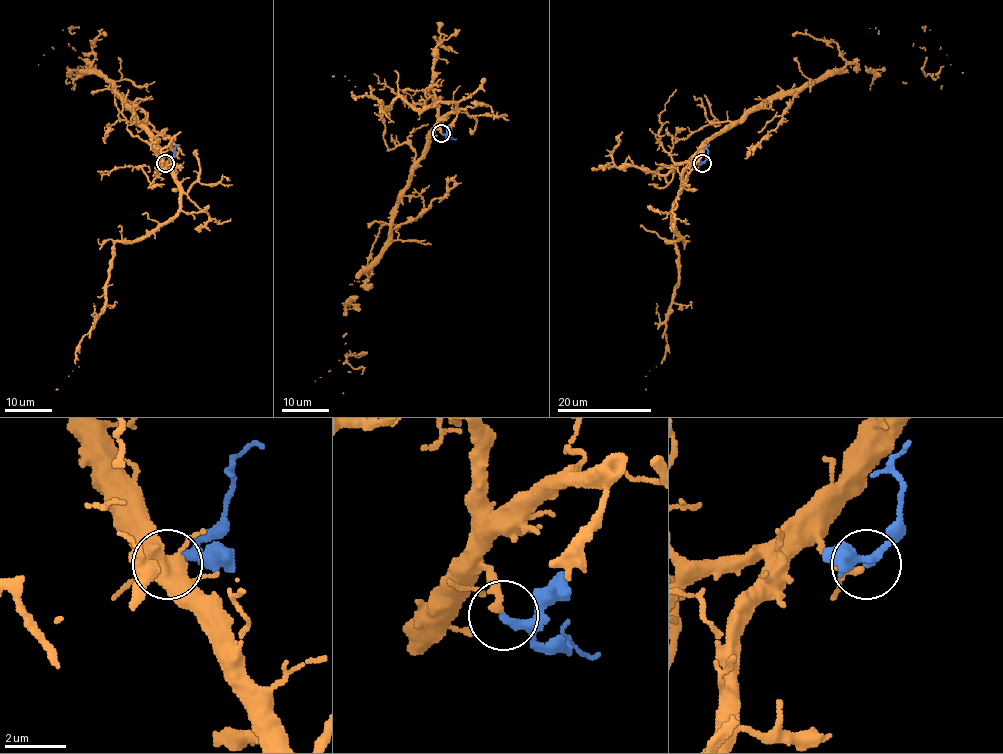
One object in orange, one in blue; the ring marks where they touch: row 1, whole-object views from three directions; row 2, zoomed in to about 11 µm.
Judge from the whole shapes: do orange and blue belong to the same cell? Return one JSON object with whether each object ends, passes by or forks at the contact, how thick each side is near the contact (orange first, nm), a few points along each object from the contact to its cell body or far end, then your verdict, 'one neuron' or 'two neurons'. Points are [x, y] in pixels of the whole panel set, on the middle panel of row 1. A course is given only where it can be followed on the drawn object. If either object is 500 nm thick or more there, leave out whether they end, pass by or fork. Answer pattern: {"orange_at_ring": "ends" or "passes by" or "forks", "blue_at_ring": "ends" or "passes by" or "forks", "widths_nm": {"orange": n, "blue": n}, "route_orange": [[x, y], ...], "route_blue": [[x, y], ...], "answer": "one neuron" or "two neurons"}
{"orange_at_ring": "passes by", "blue_at_ring": "ends", "widths_nm": {"orange": 180, "blue": 260}, "route_orange": [[441, 133], [428, 140], [396, 205], [366, 289], [345, 307], [349, 354], [364, 354], [315, 381]], "route_blue": [[441, 133], [449, 139], [456, 139]], "answer": "one neuron"}

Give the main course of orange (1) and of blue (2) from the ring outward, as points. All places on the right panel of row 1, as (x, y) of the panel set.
1: (702, 164), (696, 153), (709, 140), (848, 64), (904, 83), (924, 75), (925, 47), (940, 47), (951, 65)
2: (702, 163), (708, 156), (708, 145)

